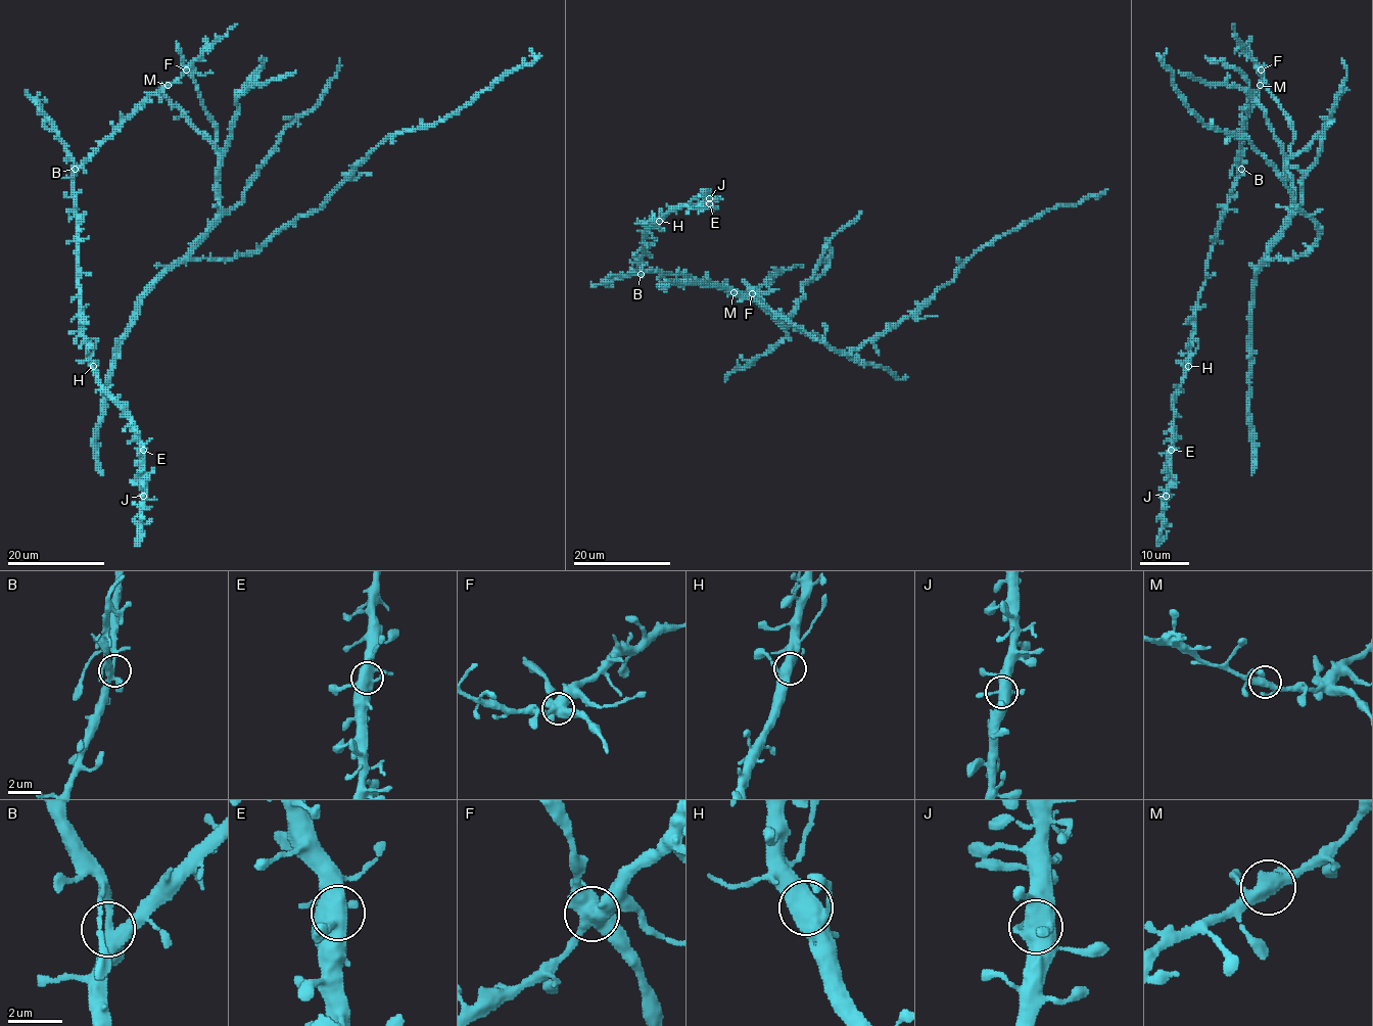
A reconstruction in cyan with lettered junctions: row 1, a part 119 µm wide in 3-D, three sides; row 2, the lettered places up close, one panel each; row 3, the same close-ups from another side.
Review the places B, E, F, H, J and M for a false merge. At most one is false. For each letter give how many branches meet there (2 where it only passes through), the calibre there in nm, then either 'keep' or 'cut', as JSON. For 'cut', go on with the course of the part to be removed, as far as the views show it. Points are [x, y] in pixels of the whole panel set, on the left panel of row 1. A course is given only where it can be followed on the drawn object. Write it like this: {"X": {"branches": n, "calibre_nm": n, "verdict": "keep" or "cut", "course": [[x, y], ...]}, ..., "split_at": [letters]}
{"B": {"branches": 4, "calibre_nm": 320, "verdict": "keep"}, "E": {"branches": 5, "calibre_nm": 480, "verdict": "keep"}, "F": {"branches": 5, "calibre_nm": 600, "verdict": "cut", "course": [[185, 70], [220, 162], [219, 222], [191, 258], [234, 259], [530, 49]]}, "H": {"branches": 2, "calibre_nm": 550, "verdict": "keep"}, "J": {"branches": 6, "calibre_nm": 500, "verdict": "keep"}, "M": {"branches": 4, "calibre_nm": 400, "verdict": "keep"}, "split_at": ["F"]}

